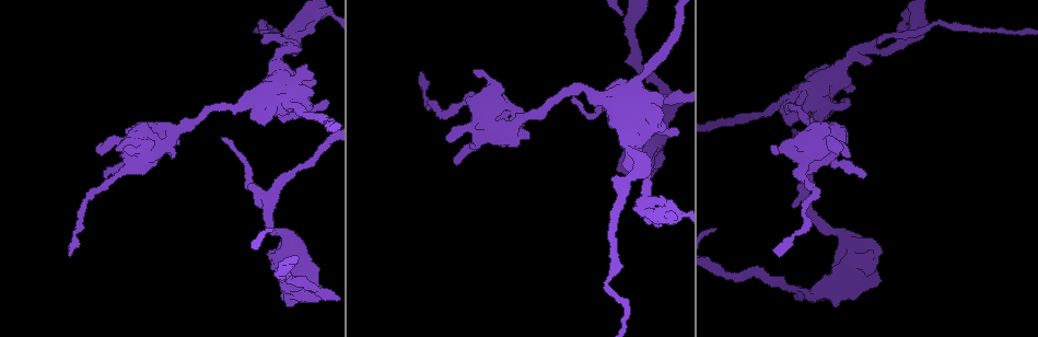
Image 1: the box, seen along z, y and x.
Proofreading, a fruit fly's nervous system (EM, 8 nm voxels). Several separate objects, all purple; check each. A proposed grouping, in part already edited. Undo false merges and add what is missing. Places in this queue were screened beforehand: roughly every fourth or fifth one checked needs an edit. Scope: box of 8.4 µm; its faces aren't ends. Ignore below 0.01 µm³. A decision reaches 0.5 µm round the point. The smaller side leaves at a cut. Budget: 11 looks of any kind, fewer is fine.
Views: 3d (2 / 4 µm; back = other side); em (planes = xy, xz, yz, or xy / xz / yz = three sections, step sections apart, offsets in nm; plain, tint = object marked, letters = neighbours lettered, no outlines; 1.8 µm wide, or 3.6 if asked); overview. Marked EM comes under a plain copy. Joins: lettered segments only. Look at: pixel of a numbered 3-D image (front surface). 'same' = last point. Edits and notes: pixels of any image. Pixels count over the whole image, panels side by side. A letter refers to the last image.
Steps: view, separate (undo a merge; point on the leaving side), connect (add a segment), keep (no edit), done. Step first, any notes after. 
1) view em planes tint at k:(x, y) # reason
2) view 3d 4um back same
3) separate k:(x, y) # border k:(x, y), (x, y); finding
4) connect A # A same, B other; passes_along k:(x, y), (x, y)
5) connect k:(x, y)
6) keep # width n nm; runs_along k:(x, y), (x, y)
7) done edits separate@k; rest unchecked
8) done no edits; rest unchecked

view em planes letters at 1:(872, 240) # free end

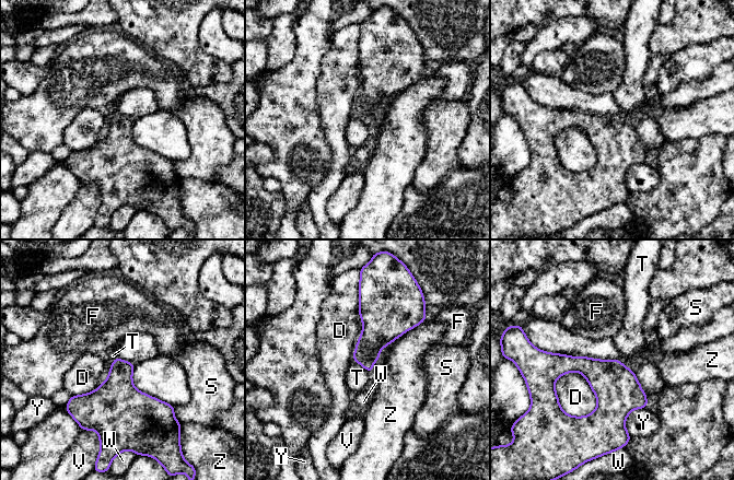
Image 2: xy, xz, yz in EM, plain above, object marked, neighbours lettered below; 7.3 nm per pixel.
keep # D other, F other, S other, T other, V other, W other, Y other, Z other; border 2:(116, 356), (107, 377), (92, 391); no lettered segment goes on from it

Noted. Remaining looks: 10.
view 3d 4um at 1:(590, 97) # calibre changes

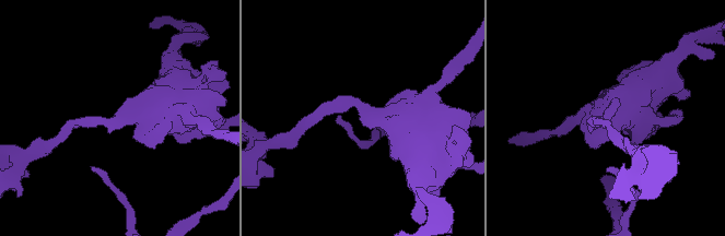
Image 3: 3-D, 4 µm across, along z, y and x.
view em 3.6um xz step 16 letters at 3:(607, 116) # arm_widths 190, 700 nm

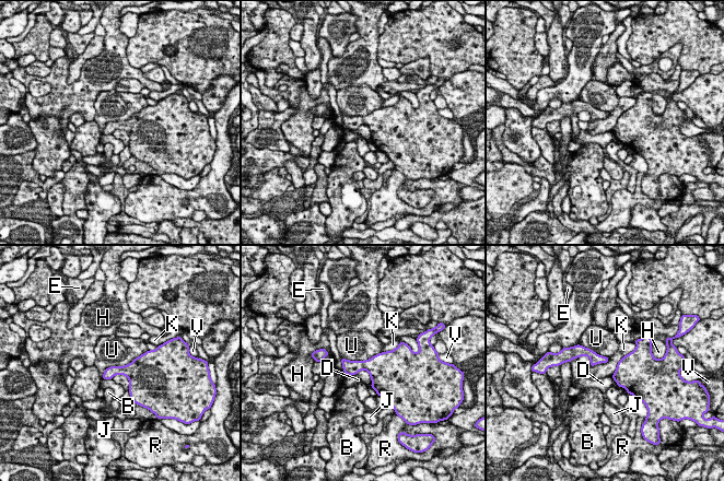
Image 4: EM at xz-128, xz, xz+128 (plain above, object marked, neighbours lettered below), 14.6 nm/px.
view em 3.6um planes letters same # another direction

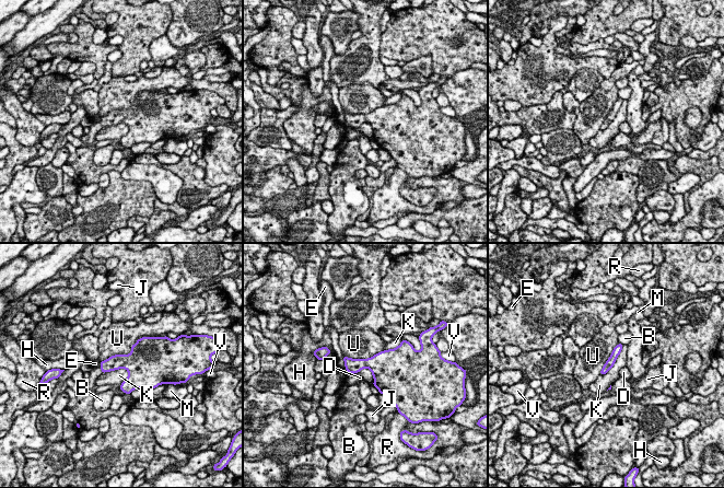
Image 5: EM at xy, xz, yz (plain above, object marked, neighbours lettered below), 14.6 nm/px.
keep # B other, D other, E other, H other, J other, K other, M other, R other, U other, V other; one neuron here

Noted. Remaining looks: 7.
view 3d 4um at 1:(69, 255) # branch stops here

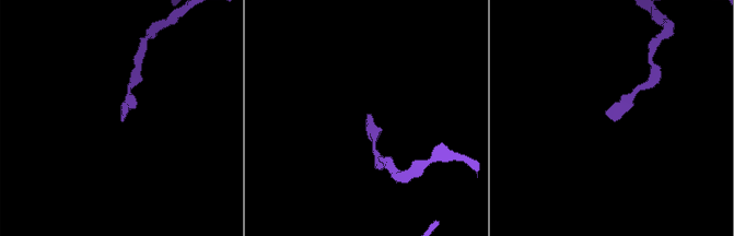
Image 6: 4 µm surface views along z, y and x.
view em planes letters at 6:(366, 117) # now the EM

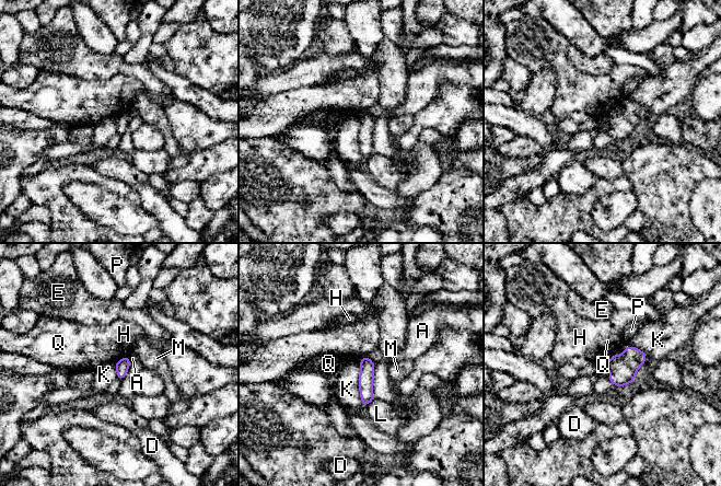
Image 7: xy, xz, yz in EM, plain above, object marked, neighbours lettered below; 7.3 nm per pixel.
keep # A other, D other, E other, H other, K other, L other, M other, P other, Q other; border 7:(627, 345), (646, 355), (631, 382); none of them fits

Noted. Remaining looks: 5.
view 3d 4um at 1:(172, 159) # an open end

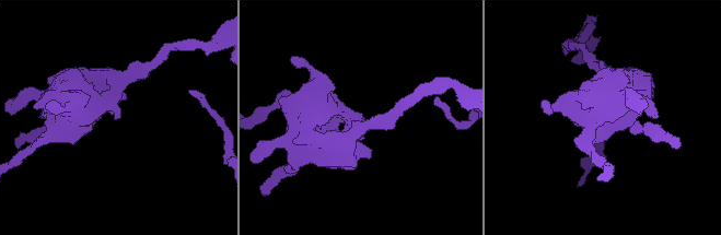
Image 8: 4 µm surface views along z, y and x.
view em planes letters at 8:(114, 118)

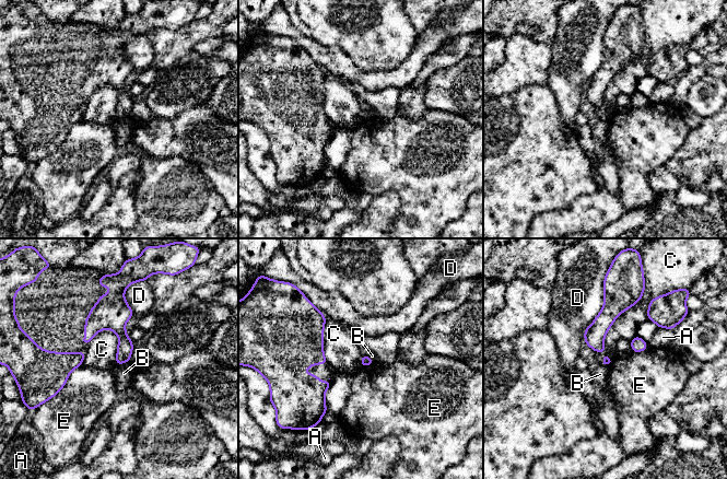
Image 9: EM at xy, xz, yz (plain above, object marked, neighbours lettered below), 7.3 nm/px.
keep # A other, B other, C other, D other, E other; border 9:(643, 294), (594, 351); no lettered segment goes on from it

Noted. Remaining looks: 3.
view em planes letters at 1:(803, 295) # calibre changes

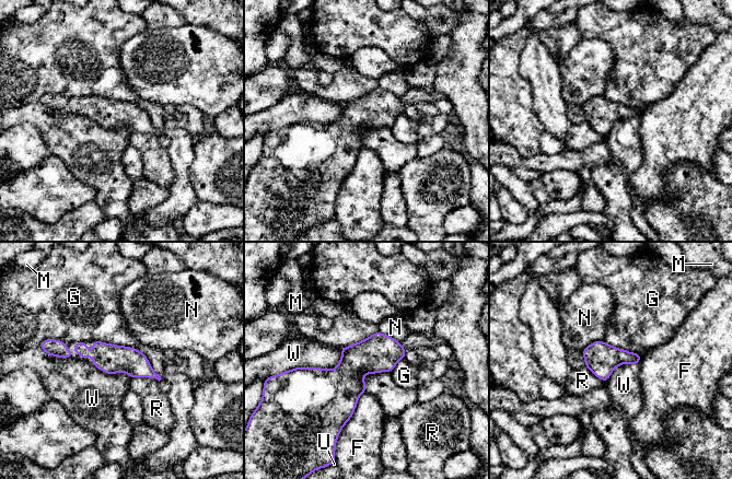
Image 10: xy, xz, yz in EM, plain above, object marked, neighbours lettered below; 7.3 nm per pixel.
keep # F other, G other, M other, N other, R other, U other, W other; runs_along 10:(77, 346), (88, 357), (126, 359), (152, 374); one neuron here

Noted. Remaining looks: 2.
done no edits; rest unchecked

